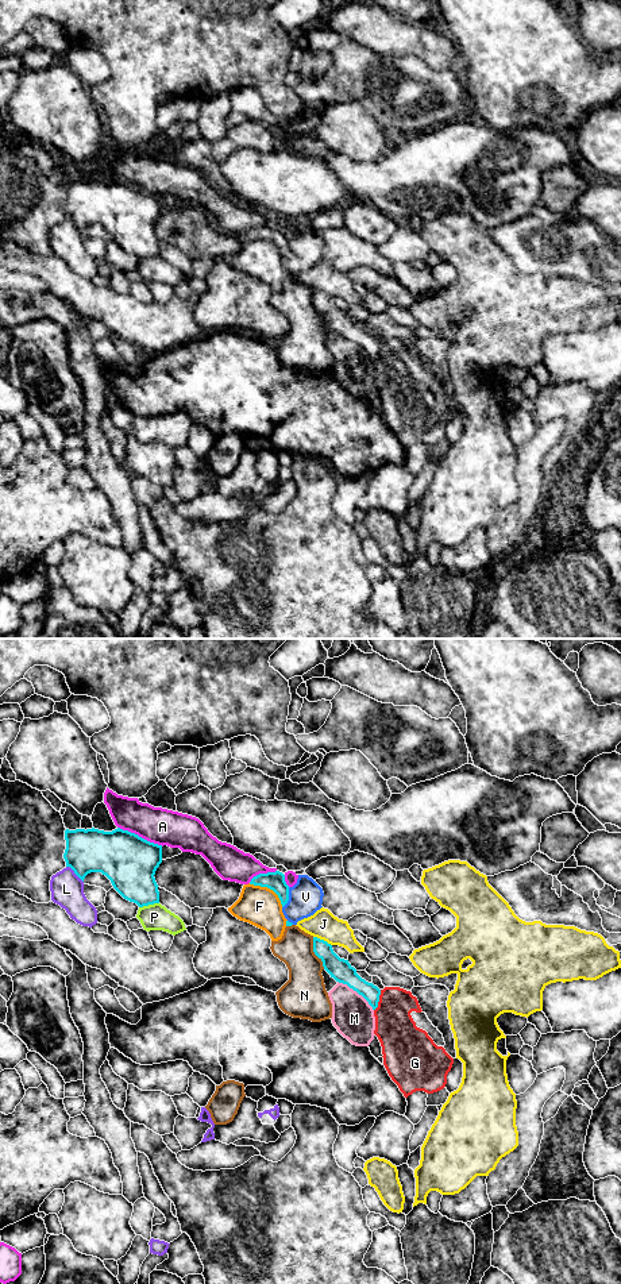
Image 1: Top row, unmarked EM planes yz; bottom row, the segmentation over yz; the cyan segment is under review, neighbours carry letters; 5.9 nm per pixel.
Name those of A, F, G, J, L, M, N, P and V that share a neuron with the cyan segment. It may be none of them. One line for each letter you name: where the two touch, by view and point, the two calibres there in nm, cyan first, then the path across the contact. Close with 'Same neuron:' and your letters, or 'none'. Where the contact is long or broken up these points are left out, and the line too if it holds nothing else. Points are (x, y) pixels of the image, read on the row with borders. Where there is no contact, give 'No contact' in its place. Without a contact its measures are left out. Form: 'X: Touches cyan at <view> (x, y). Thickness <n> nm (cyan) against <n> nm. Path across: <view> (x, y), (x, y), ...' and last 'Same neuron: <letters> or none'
Same neuron: none

